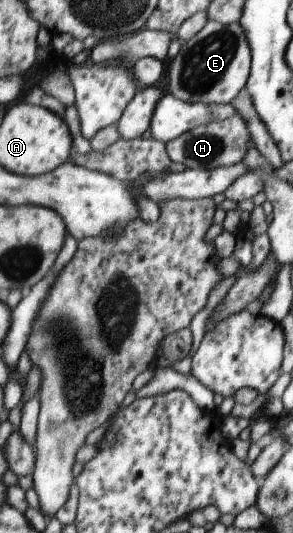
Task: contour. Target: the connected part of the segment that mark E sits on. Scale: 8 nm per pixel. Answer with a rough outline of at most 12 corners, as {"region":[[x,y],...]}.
{"region":[[207,21],[165,61],[167,92],[229,104],[249,48],[237,22]]}

